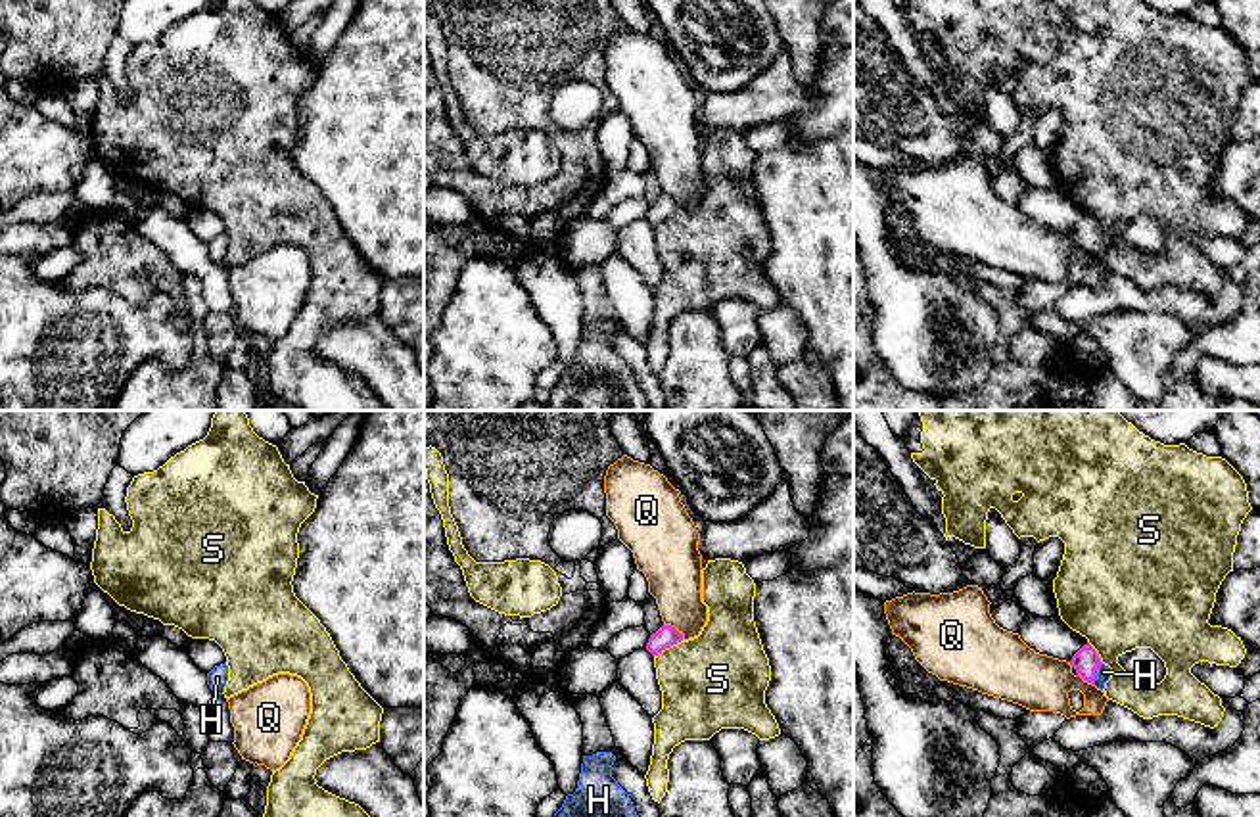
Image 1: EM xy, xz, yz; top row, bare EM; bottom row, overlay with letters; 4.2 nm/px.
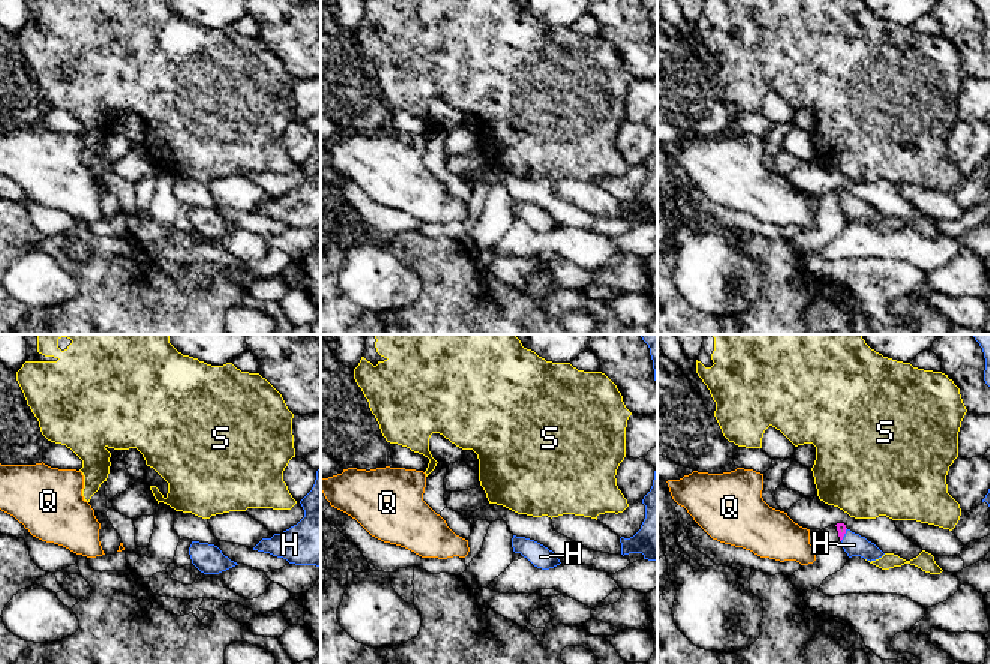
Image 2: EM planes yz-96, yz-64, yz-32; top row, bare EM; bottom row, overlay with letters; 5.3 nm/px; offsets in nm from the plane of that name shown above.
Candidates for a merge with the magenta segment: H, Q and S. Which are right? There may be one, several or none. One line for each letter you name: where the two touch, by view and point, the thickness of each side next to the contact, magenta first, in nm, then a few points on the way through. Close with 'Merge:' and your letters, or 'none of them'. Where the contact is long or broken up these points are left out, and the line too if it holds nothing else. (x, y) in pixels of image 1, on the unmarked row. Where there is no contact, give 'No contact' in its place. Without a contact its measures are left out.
H: Touches magenta at yz (1094, 244). Thickness 110 nm (magenta) against 60 nm. Path across: yz (1086, 231), (1094, 244), (1103, 242)
Merge: H

